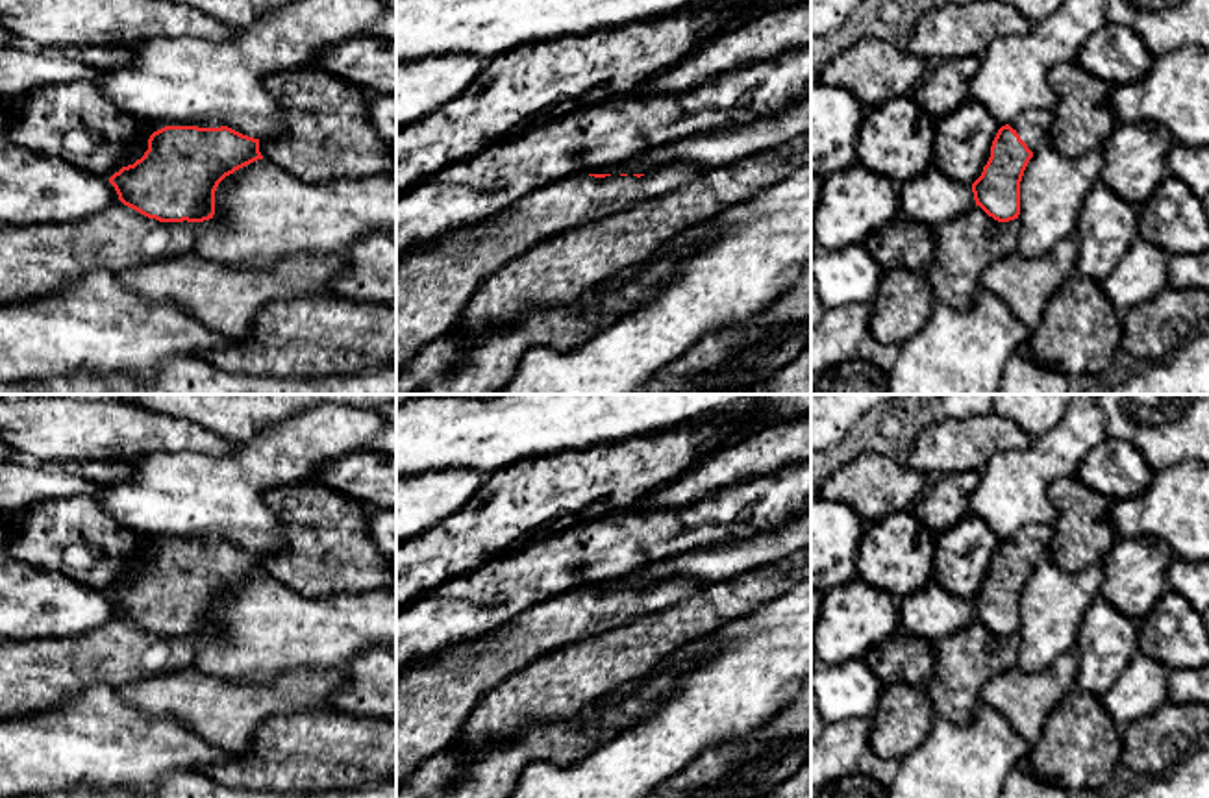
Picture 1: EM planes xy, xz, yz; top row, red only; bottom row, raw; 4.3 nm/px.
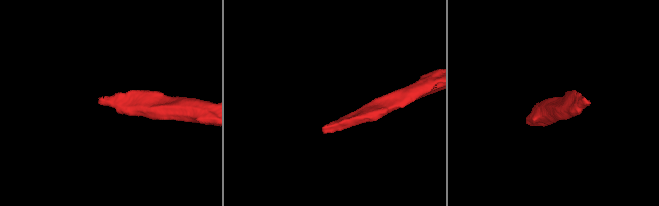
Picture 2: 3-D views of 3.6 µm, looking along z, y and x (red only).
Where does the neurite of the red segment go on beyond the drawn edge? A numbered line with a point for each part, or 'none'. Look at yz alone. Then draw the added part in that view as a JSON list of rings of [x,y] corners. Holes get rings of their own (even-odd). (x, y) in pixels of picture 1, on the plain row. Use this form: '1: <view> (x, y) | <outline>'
1: yz (1034, 541) | [[[1028,524],[1018,528],[1009,541],[1020,550],[1028,563],[1035,568],[1050,552],[1053,526]]]

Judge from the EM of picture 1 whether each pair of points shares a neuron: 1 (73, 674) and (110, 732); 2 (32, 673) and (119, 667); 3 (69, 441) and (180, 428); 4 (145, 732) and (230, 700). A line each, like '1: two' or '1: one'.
1: two
2: one
3: one
4: two

